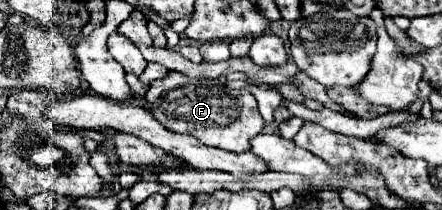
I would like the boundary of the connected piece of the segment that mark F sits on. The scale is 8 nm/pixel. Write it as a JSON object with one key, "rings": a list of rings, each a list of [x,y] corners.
{"rings":[[[172,71],[168,77],[150,83],[150,89],[146,93],[146,105],[152,107],[152,115],[168,129],[194,135],[208,147],[218,147],[234,153],[248,151],[250,139],[256,137],[264,127],[264,119],[252,93],[228,89],[216,79],[186,77],[178,71]]]}

